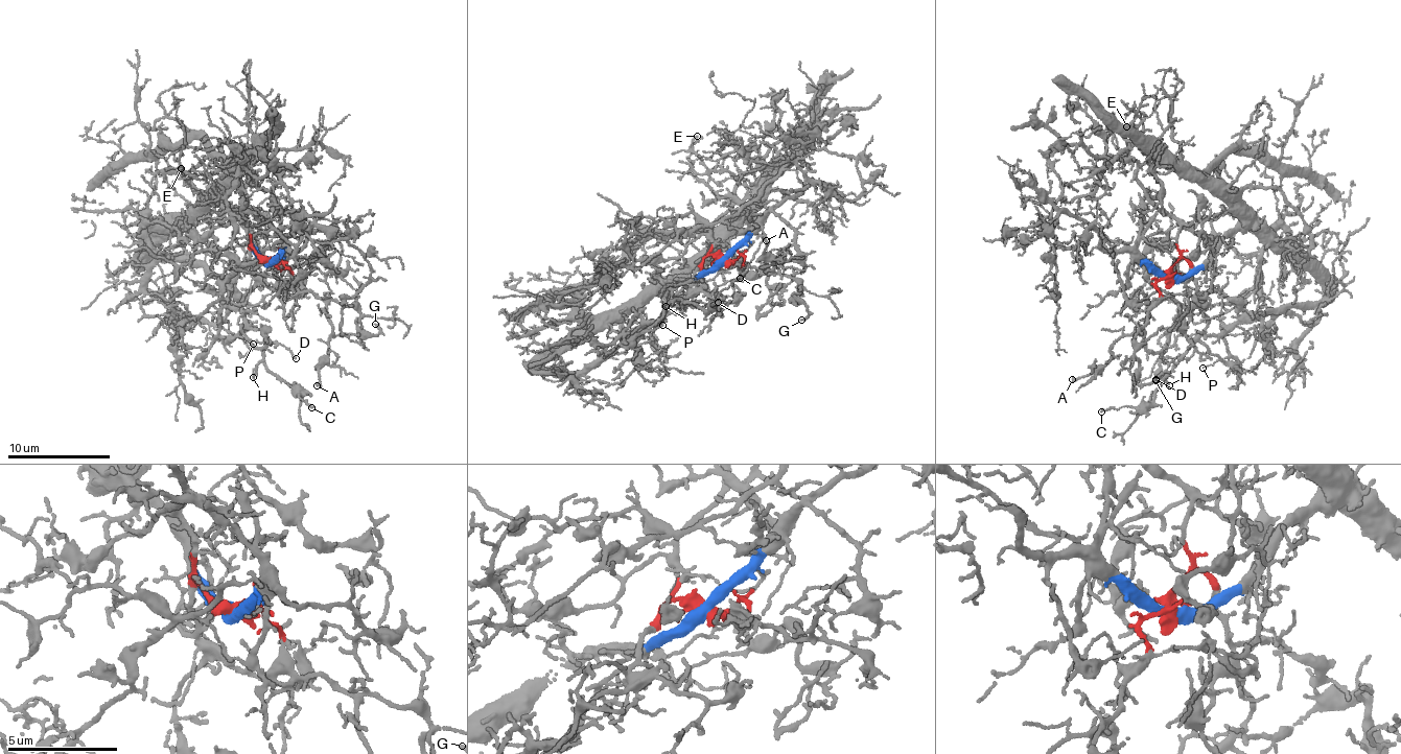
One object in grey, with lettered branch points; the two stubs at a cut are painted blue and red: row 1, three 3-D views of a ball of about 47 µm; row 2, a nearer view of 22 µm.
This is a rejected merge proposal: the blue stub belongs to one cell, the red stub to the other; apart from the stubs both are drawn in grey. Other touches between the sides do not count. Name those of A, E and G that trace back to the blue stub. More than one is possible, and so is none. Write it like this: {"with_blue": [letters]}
{"with_blue": ["E"]}

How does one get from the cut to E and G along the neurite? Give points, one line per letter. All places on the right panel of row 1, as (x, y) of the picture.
E: (1169, 276), (1193, 272), (1243, 213), (1233, 208), (1232, 195), (1160, 146), (1145, 154), (1137, 132), (1126, 126)
G: (1169, 276), (1160, 279), (1158, 301), (1134, 338), (1135, 378), (1145, 384), (1154, 380)

